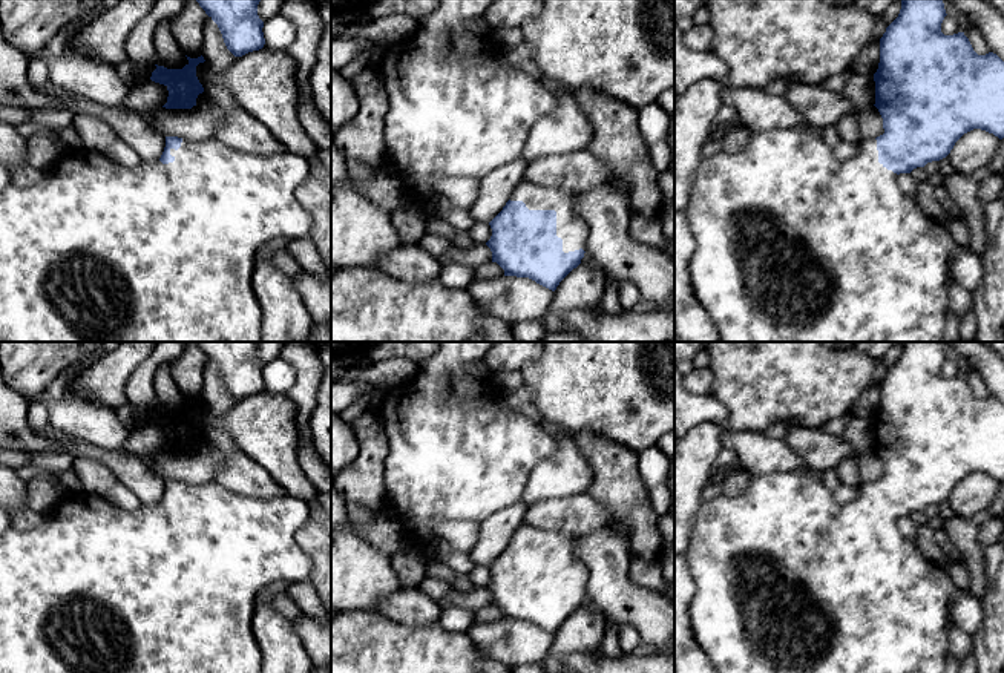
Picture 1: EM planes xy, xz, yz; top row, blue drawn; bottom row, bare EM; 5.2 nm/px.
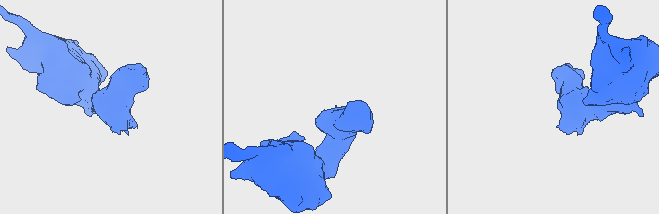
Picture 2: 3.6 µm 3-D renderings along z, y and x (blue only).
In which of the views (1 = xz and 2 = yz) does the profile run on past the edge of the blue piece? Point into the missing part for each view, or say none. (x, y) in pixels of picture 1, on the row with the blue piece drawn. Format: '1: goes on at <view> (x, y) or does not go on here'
1: goes on at xz (570, 227)
2: goes on at yz (790, 244)

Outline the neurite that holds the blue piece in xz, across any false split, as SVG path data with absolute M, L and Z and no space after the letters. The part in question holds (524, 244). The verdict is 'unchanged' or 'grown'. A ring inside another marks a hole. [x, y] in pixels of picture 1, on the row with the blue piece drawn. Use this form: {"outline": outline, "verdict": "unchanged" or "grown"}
{"outline": "M521 181L503 210L489 222L492 236L486 245L504 276L529 277L555 291L559 282L581 264L587 251L589 225L575 210L576 192L540 187Z", "verdict": "grown"}

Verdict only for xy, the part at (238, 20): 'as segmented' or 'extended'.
as segmented

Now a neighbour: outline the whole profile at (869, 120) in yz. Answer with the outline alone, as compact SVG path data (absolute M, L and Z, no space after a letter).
M875 106L860 109L857 112L857 120L863 140L877 138L884 133L883 118Z

